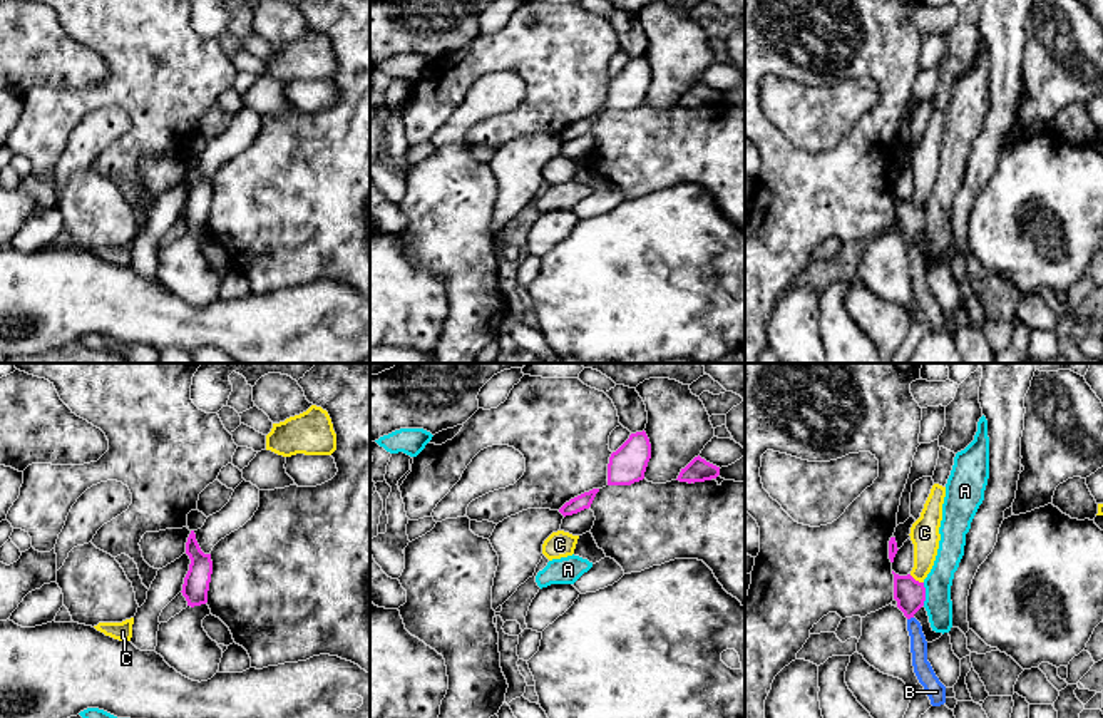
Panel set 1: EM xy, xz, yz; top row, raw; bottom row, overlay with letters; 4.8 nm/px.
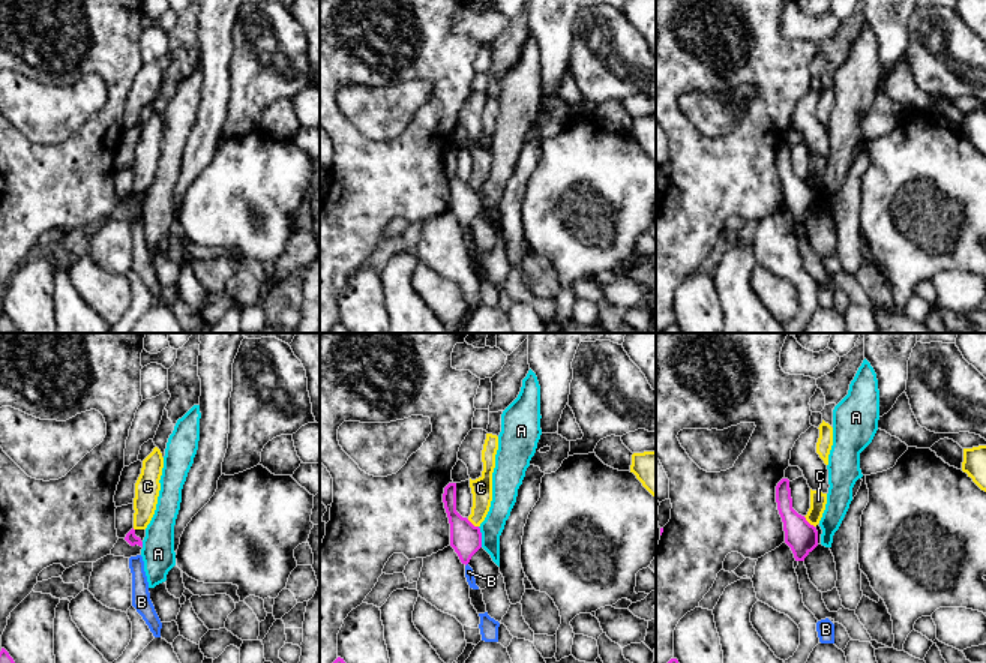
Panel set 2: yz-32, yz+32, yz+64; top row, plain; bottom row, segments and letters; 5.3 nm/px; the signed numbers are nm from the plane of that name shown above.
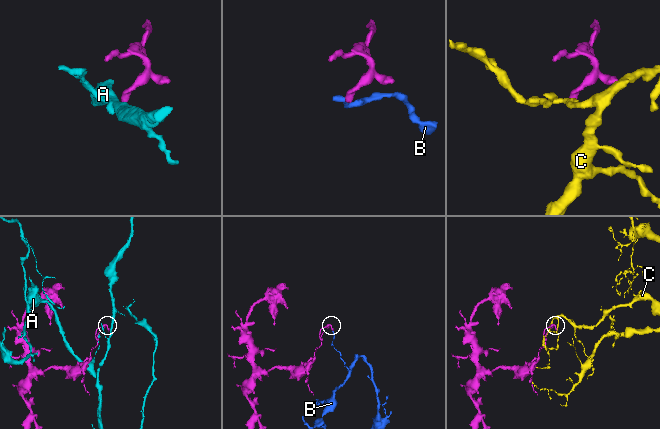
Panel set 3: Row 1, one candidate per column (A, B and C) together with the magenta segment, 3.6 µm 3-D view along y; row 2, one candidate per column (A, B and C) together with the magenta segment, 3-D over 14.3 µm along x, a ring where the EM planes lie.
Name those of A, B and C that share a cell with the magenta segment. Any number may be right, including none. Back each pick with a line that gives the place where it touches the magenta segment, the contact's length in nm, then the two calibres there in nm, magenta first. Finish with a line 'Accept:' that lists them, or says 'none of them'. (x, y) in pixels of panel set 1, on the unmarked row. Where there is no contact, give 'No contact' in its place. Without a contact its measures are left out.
Accept: none of them

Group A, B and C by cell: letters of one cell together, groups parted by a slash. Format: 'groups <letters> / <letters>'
groups A / B / C

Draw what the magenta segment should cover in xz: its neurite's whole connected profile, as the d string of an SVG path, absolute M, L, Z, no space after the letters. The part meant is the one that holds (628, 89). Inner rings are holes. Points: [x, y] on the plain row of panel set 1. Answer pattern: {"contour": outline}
{"contour": "M646 57L631 59L609 82L608 110L631 110L644 104L651 84L651 69Z"}

